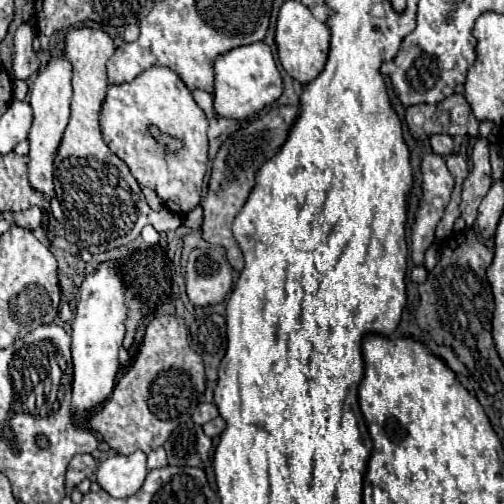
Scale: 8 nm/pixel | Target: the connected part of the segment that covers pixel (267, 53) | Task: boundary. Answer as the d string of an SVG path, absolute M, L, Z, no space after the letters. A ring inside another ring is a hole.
M263 41L231 49L229 53L221 55L215 61L213 105L215 105L215 113L221 117L233 117L233 119L249 117L249 115L261 111L265 105L271 105L273 101L277 101L281 93L283 93L281 75L277 71L269 45L265 45Z

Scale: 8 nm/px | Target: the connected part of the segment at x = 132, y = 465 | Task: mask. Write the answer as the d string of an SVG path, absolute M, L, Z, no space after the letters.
M135 451L131 455L111 455L97 469L97 481L113 497L129 497L137 493L147 477L147 455Z

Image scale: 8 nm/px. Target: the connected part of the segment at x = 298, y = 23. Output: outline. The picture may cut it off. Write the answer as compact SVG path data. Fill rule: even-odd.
M285 1L279 17L277 17L277 29L275 29L275 41L277 41L277 49L279 49L279 61L283 65L283 69L301 85L307 85L309 81L313 81L321 69L325 67L327 55L329 55L329 27L321 21L317 21L311 11L299 3L299 1Z

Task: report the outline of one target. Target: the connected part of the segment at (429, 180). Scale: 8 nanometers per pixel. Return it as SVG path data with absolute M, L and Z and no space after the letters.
M425 155L421 159L421 165L419 165L419 171L421 171L421 199L419 199L419 207L415 211L415 221L411 225L411 261L415 265L423 265L425 261L425 251L429 249L429 245L433 243L433 235L435 235L435 227L439 223L439 219L443 217L443 211L449 203L449 197L451 197L451 191L453 191L453 177L445 165L445 159L441 155Z

